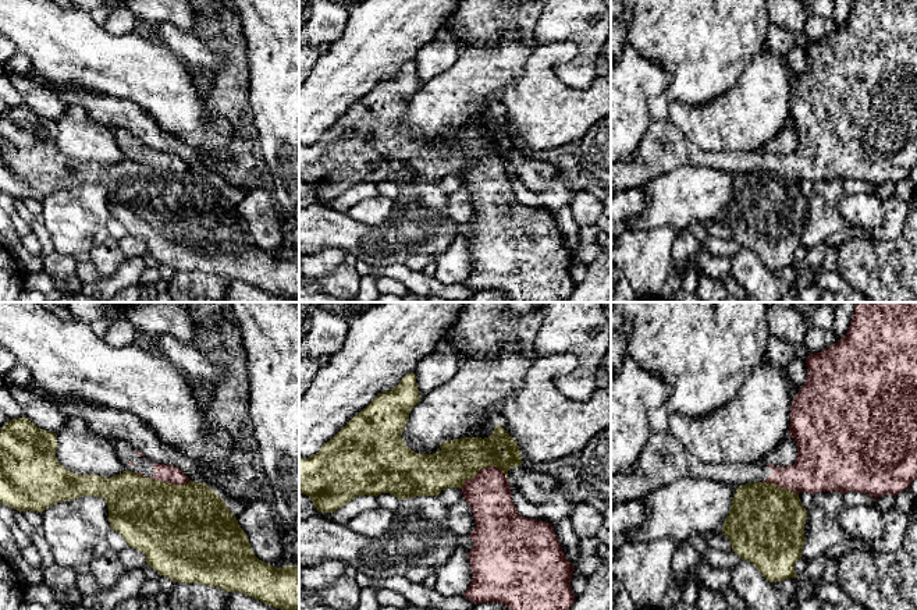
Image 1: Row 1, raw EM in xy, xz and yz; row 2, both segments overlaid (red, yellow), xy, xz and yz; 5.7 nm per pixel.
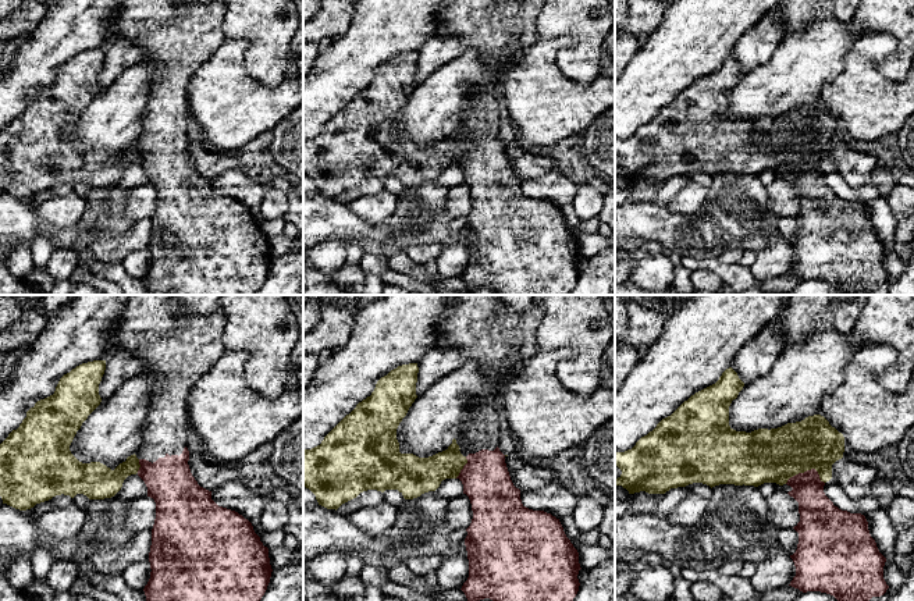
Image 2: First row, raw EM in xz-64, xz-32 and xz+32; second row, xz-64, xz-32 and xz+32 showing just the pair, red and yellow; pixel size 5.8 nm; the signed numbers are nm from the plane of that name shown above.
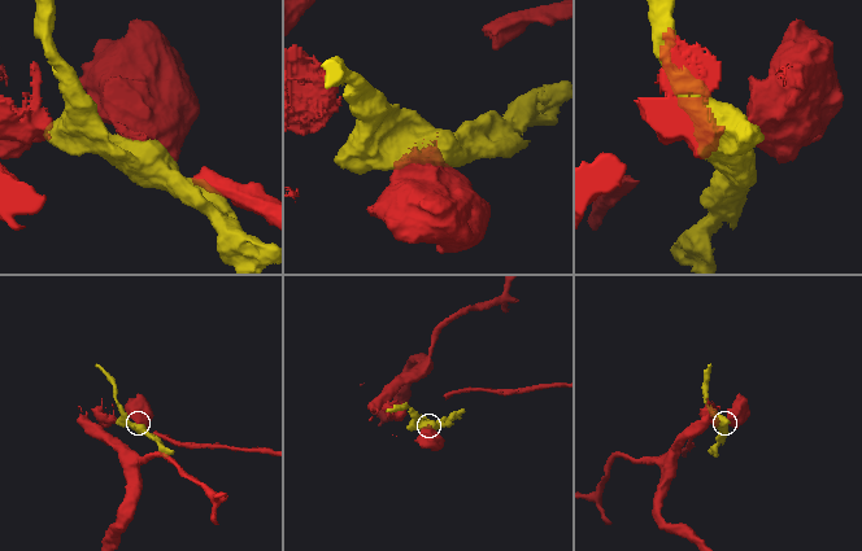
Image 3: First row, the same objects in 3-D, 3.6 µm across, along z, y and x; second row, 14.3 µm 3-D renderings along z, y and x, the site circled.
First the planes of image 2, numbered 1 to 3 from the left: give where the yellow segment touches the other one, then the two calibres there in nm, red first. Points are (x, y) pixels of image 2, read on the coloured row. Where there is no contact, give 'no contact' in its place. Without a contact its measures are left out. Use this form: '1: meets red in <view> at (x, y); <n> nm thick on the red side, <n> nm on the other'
1: meets red in xz-64 at (141, 466); 280 nm thick on the red side, 190 nm on the other
2: meets red in xz-32 at (463, 468); 280 nm thick on the red side, 200 nm on the other
3: meets red in xz+32 at (807, 470); 200 nm thick on the red side, 320 nm on the other

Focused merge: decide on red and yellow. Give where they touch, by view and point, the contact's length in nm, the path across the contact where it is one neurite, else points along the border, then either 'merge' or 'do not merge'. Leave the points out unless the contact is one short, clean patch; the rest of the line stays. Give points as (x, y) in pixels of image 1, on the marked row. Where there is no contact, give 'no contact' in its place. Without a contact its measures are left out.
xy (162, 481) | 340 nm | do not merge

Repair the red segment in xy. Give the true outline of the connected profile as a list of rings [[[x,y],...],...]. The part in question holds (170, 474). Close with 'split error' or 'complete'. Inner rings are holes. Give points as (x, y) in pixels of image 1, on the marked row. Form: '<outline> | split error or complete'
[[[124,441],[114,443],[117,457],[125,471],[174,485],[185,485],[191,479],[174,465],[156,464],[147,460],[139,450]]] | split error

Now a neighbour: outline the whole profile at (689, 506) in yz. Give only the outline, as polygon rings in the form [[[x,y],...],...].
[[[682,478],[646,496],[647,522],[632,529],[630,545],[672,539],[676,549],[694,533],[722,532],[736,487],[721,480]]]

